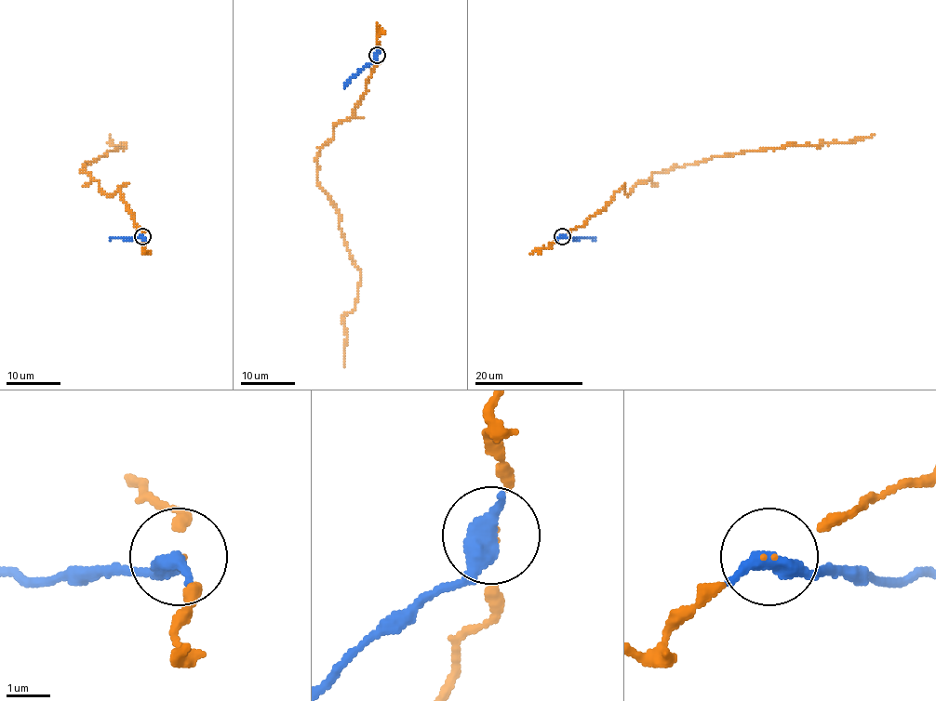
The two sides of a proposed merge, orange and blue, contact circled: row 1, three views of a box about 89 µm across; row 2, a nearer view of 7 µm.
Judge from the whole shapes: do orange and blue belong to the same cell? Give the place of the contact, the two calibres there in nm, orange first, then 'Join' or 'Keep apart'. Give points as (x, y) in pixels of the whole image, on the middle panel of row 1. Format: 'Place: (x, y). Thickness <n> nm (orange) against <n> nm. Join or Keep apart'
Place: (377, 55). Thickness 30 nm (orange) against 550 nm. Keep apart

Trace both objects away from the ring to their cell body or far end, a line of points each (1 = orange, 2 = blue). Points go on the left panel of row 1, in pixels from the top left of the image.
1: (143, 235), (120, 190), (106, 195), (100, 182), (82, 172), (85, 164), (126, 148), (109, 142), (111, 135)
2: (143, 235), (109, 240)

